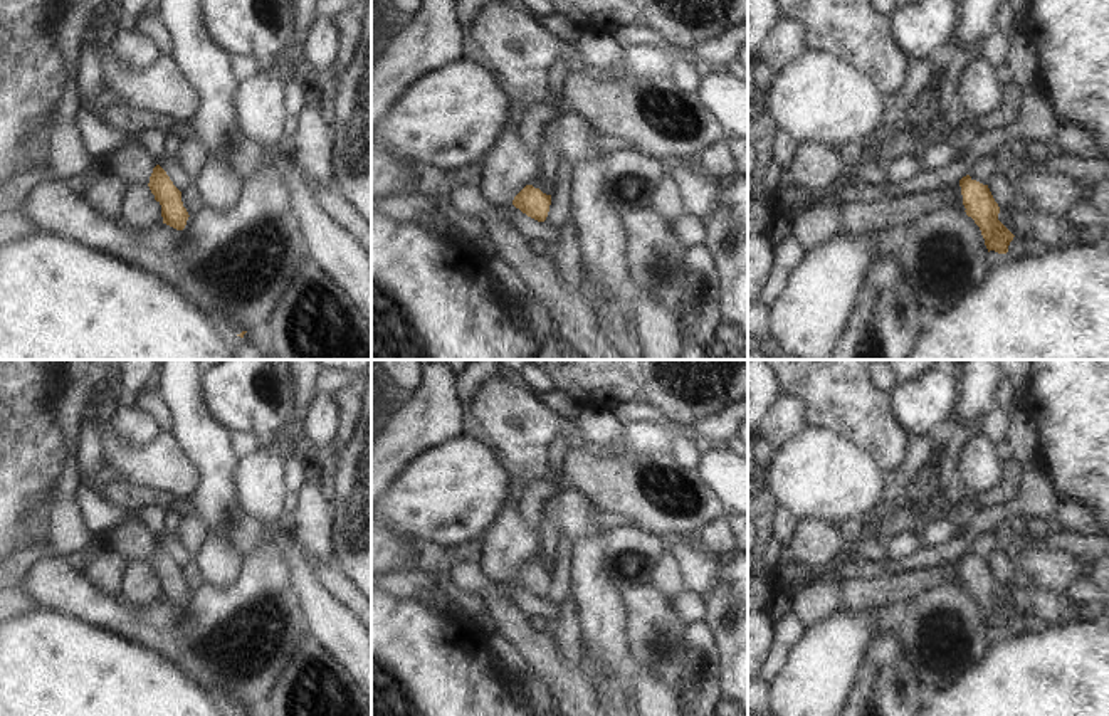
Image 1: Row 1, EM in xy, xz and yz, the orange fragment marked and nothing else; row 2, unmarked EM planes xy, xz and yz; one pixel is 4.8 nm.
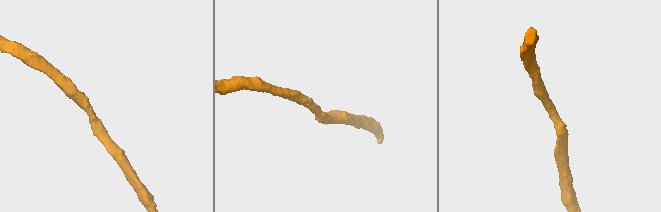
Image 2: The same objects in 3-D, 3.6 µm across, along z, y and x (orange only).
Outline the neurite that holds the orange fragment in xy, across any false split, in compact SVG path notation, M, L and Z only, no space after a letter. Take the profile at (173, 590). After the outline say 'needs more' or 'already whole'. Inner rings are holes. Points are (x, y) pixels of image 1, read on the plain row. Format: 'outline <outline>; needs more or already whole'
outline M160 541L153 545L148 563L155 576L161 582L163 600L183 607L190 592L183 583L181 568Z; already whole

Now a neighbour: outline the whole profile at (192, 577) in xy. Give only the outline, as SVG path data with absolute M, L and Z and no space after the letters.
M193 561L181 568L181 578L188 592L193 592L200 585L203 585L202 573L198 571Z

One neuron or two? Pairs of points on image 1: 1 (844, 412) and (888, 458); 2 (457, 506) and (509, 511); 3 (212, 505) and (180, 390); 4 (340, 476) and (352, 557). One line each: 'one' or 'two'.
1: one
2: two
3: one
4: one

